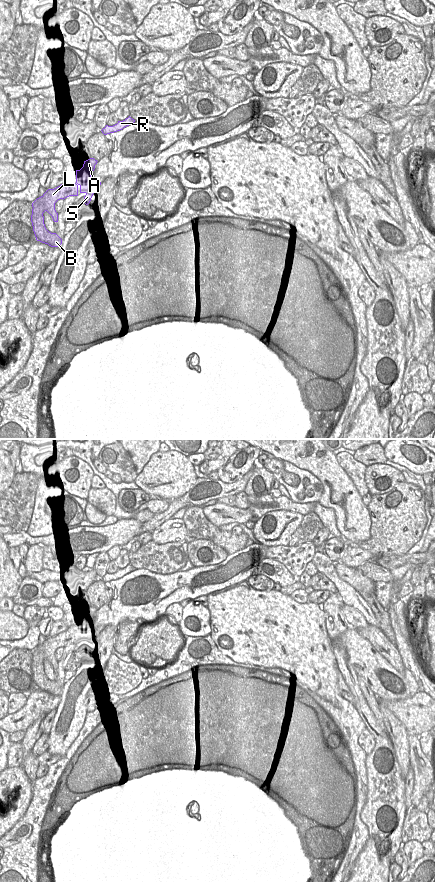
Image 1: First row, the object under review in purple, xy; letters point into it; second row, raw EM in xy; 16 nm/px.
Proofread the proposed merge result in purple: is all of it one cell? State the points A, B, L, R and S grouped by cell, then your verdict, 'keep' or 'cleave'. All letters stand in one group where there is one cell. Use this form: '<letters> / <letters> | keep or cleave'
A B L R / S | cleave

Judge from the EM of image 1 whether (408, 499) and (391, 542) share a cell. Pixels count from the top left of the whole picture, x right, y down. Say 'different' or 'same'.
same

